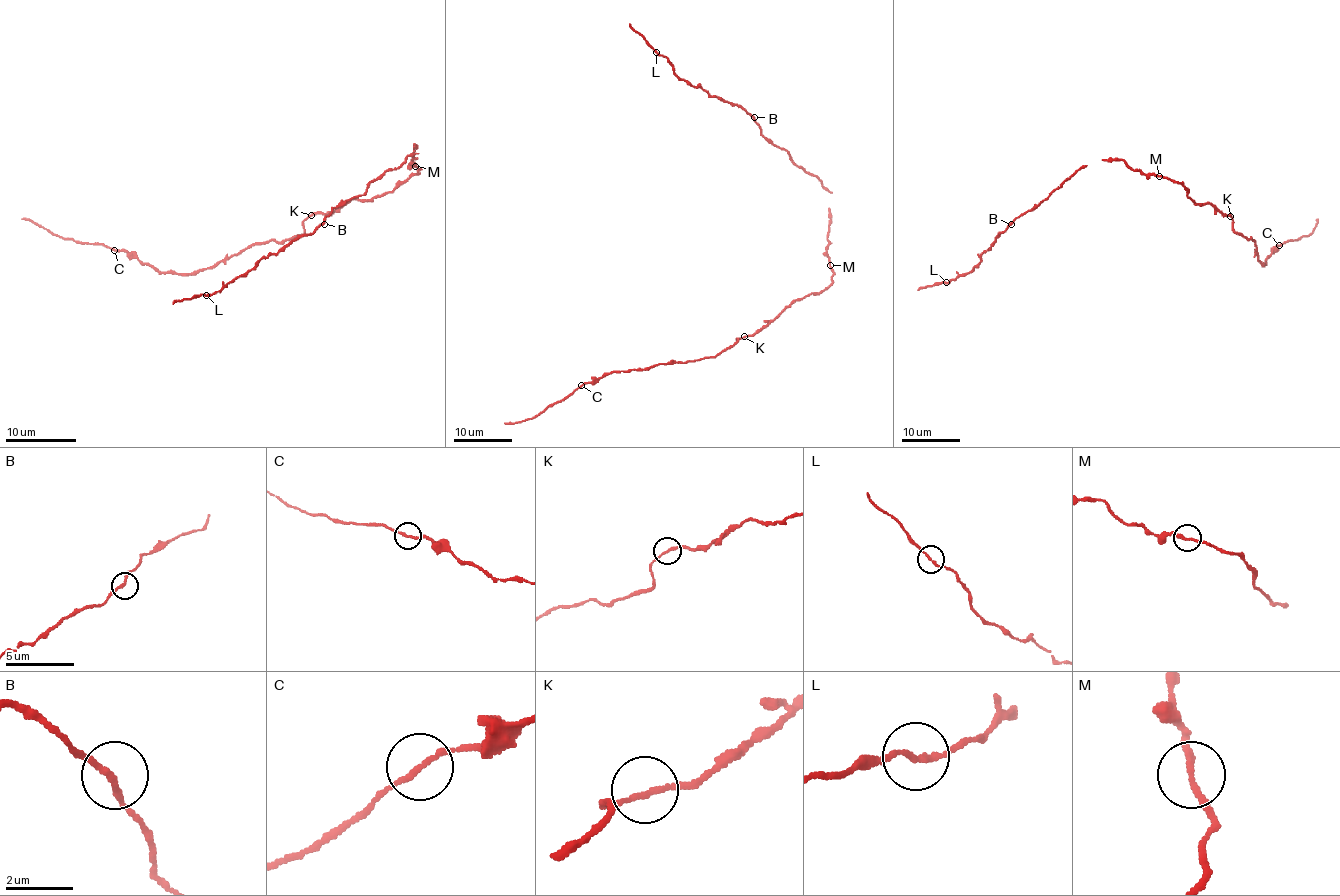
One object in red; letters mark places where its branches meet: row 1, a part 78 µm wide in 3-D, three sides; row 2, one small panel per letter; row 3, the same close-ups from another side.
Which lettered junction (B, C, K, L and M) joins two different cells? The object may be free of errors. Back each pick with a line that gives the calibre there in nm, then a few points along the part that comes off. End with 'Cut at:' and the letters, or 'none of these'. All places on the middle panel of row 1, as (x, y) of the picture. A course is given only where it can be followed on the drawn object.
Cut at: none of these

